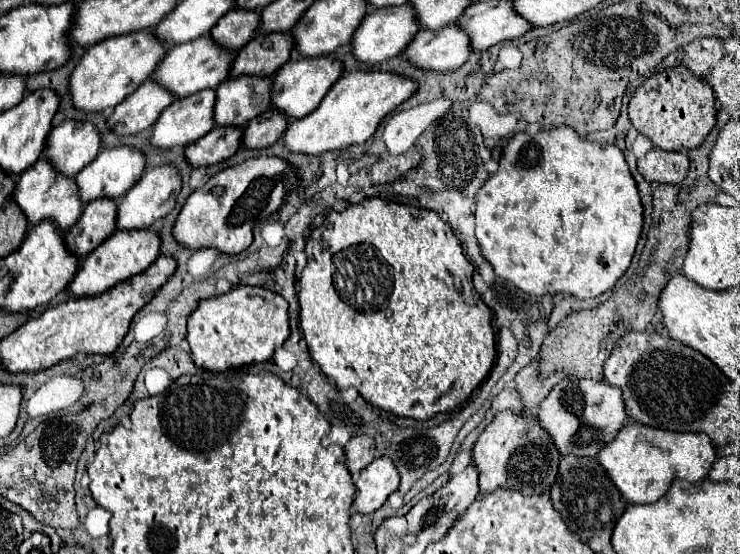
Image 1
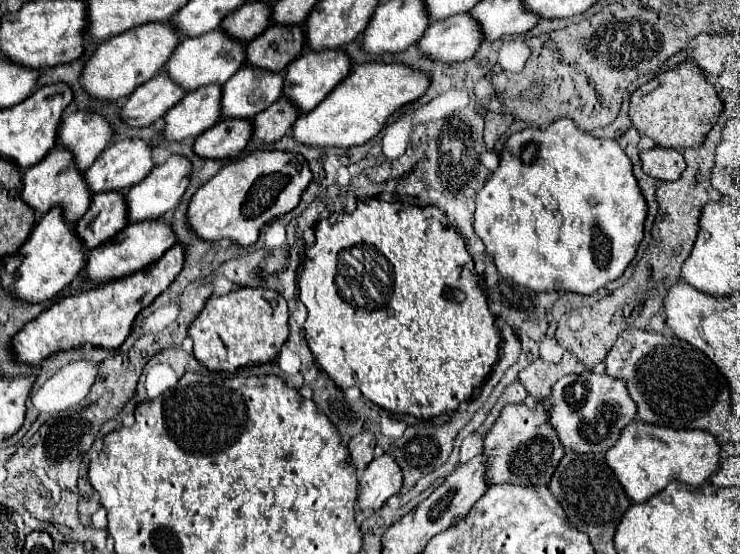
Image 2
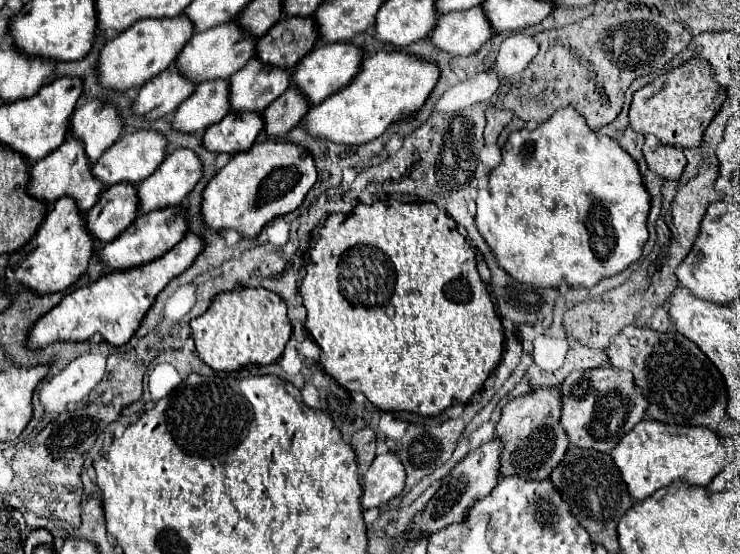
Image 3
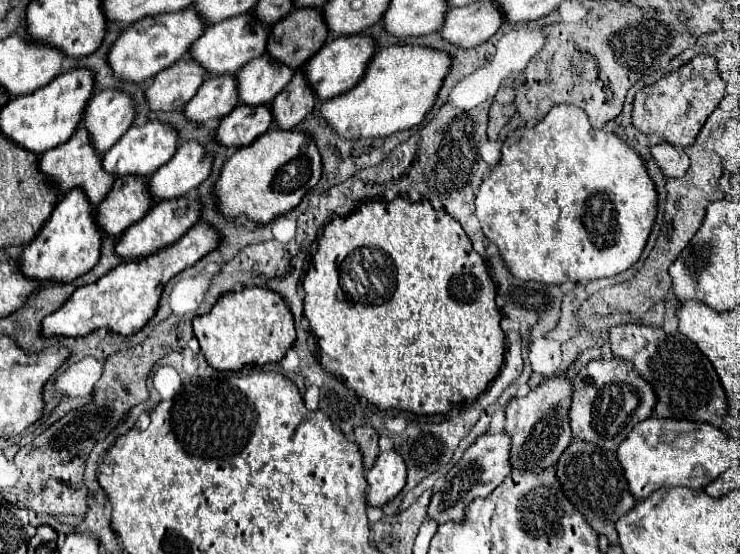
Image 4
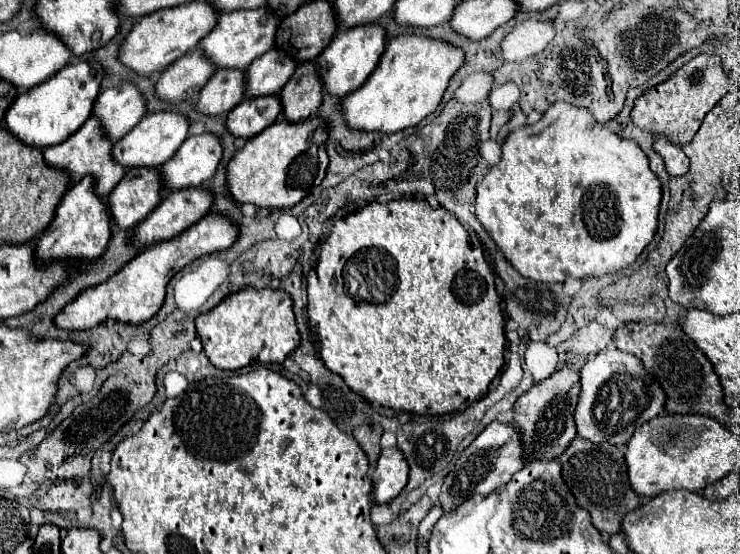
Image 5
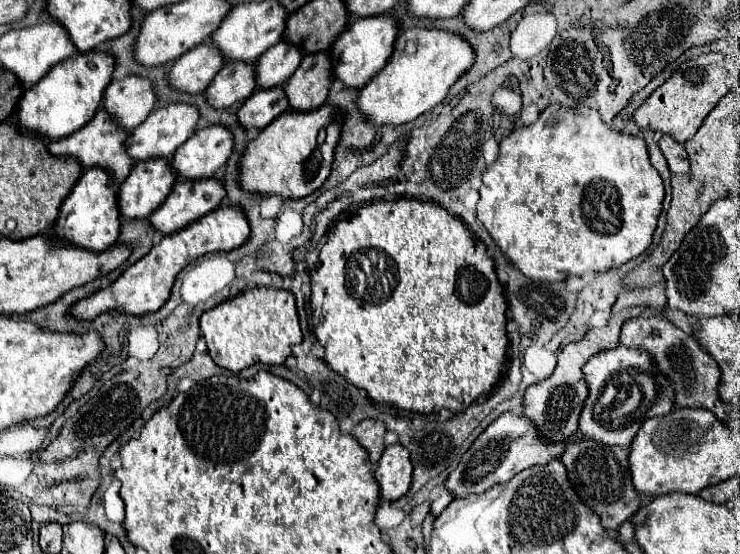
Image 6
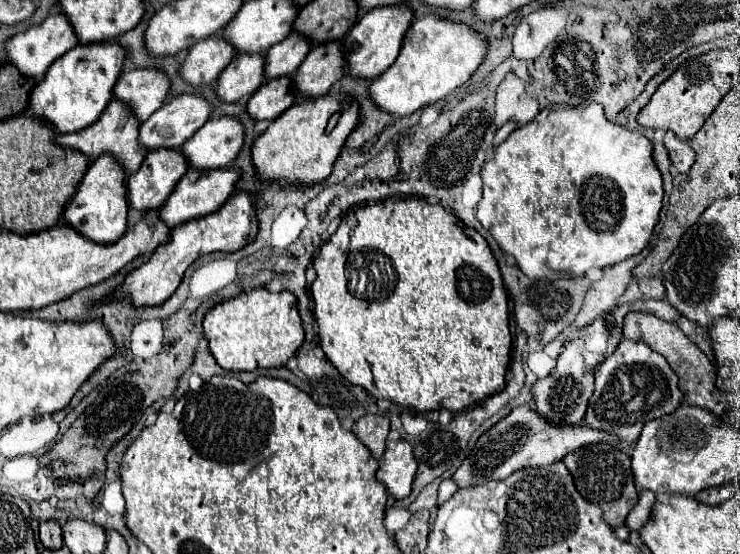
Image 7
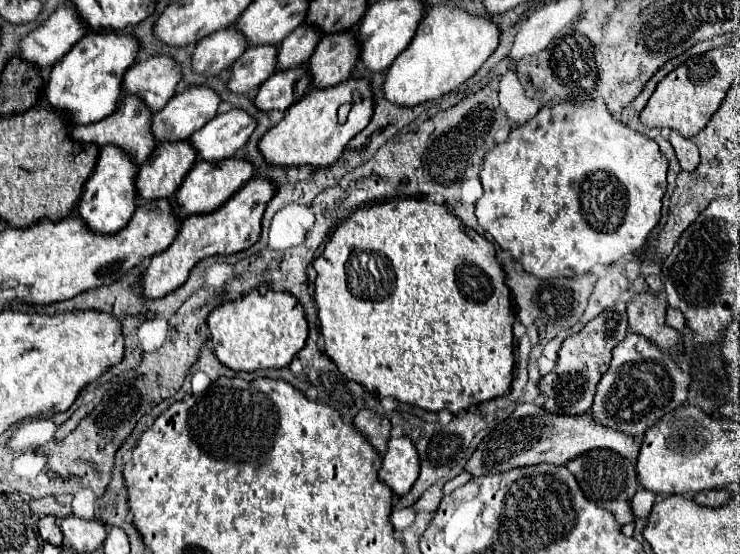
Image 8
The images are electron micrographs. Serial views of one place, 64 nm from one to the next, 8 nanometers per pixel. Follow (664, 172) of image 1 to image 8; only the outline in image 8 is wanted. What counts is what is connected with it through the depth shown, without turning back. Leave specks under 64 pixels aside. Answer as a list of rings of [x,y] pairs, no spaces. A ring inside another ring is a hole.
[[[672,130],[670,136],[668,136],[668,142],[672,144],[682,170],[690,172],[690,170],[694,170],[698,166],[700,156],[698,156],[698,148],[696,148],[696,144],[692,140],[688,140],[688,138],[680,136],[676,130]]]

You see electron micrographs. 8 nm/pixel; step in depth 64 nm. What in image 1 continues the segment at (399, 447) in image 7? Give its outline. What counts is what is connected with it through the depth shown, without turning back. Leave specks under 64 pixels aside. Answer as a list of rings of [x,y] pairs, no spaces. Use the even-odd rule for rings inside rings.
[[[386,456],[376,458],[354,482],[356,498],[352,510],[358,514],[374,514],[388,500],[388,496],[398,490],[398,482],[400,476],[392,460]]]

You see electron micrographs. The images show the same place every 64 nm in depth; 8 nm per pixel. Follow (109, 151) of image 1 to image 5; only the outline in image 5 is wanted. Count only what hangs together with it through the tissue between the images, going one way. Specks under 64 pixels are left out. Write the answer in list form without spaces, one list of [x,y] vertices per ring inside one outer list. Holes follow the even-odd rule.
[[[160,112],[150,114],[140,120],[136,128],[132,128],[120,142],[112,148],[112,158],[116,164],[124,168],[160,168],[164,162],[168,162],[180,144],[186,140],[188,132],[188,120],[176,112]]]

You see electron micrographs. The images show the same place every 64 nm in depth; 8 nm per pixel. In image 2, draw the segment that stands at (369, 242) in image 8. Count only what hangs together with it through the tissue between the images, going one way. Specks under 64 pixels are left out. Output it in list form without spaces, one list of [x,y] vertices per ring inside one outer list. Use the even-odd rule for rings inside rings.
[[[378,198],[358,202],[354,212],[342,212],[342,214],[328,214],[322,218],[316,228],[314,228],[316,242],[306,248],[306,262],[300,274],[300,302],[308,310],[308,318],[304,322],[304,334],[308,348],[312,350],[316,362],[320,368],[336,382],[338,388],[346,390],[350,386],[358,386],[364,398],[370,402],[378,404],[380,408],[392,412],[392,414],[410,414],[414,418],[434,418],[442,412],[458,410],[460,402],[468,400],[490,374],[494,362],[498,360],[498,344],[500,344],[500,334],[494,326],[494,316],[488,310],[486,296],[478,286],[478,274],[474,270],[474,262],[466,252],[464,240],[456,234],[452,226],[448,226],[446,216],[436,208],[436,206],[410,206],[410,204],[400,204],[400,202],[384,202]]]

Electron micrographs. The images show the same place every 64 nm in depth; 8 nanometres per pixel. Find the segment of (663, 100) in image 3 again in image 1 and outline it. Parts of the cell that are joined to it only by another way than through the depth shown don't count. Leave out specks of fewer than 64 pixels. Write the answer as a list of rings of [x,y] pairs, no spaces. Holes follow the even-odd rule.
[[[674,66],[654,74],[634,90],[630,102],[628,112],[634,128],[648,136],[656,148],[666,152],[686,152],[700,146],[716,124],[712,88],[684,66]]]

